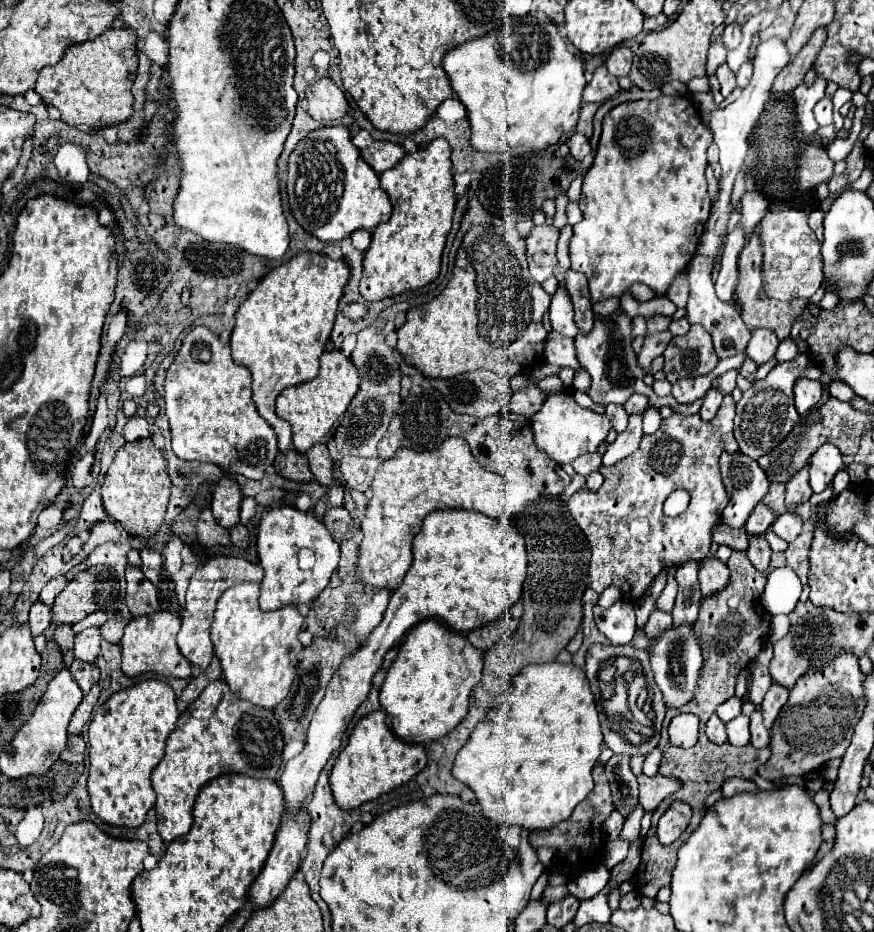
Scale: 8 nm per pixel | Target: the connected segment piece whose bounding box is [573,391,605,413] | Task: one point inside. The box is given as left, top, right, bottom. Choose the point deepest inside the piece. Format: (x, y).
(581, 398)

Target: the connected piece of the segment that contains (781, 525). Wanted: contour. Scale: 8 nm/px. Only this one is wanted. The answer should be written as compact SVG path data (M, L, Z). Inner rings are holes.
M789 513L779 515L779 517L775 519L775 523L773 523L773 531L775 531L783 541L787 541L787 543L791 543L791 541L797 539L797 535L801 533L801 527L803 527L801 517L789 515Z

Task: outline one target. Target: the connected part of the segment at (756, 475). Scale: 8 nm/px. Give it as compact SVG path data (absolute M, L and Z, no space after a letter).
M743 455L721 457L721 475L731 497L721 521L733 529L739 529L745 525L755 505L765 497L769 479L763 475L757 461L745 459Z

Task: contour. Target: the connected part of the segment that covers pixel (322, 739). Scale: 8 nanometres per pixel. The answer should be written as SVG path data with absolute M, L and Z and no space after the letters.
M443 509L433 511L423 519L423 527L413 539L413 565L407 571L403 585L391 595L383 621L371 631L369 639L343 661L343 667L339 667L335 679L331 679L327 695L315 711L303 751L283 769L279 785L283 789L287 813L299 811L311 799L321 769L341 745L355 709L367 699L371 679L379 671L383 655L399 645L405 633L423 619L439 617L461 633L495 621L505 609L521 599L527 573L525 555L525 539L515 527L505 529L499 521L483 517L477 511Z

